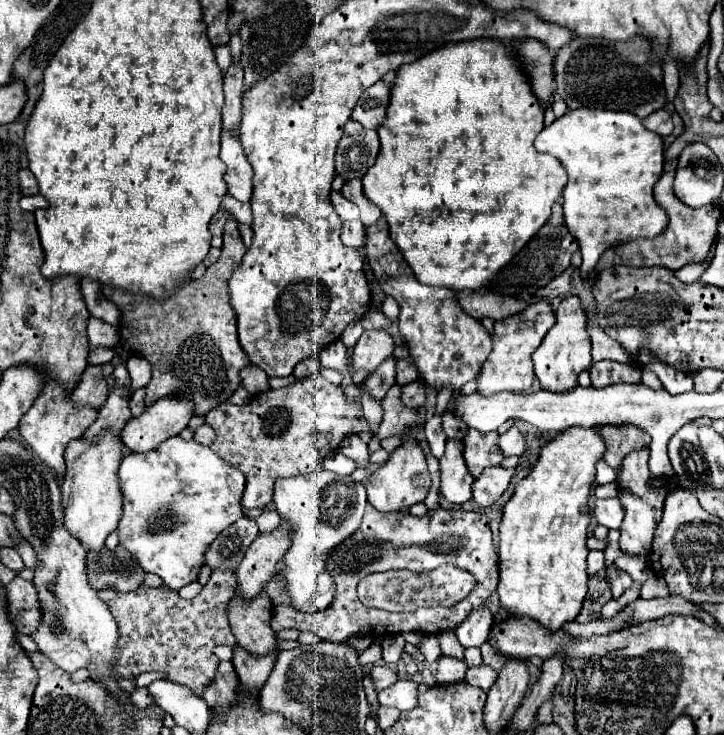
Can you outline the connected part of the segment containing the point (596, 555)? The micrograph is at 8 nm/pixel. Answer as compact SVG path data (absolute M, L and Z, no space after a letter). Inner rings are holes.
M591 551L589 557L587 557L587 571L589 571L589 575L597 575L601 569L605 569L603 551Z

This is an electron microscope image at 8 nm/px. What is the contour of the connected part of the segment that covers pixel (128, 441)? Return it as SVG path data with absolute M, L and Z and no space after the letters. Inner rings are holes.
M161 397L161 401L155 401L151 407L147 407L139 419L133 417L127 421L127 425L121 431L121 439L133 453L147 453L157 449L165 439L179 435L187 427L191 417L193 405L189 405L189 401L179 401L179 397Z

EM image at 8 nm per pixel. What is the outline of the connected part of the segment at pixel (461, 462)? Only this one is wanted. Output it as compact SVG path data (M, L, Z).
M447 439L447 447L441 461L441 493L451 503L465 503L471 499L473 475L465 469L465 459L461 457L461 441Z

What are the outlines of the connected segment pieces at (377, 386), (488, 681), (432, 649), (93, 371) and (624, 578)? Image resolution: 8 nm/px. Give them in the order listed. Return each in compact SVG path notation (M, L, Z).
M387 357L383 365L379 365L367 379L365 379L365 389L371 393L375 399L383 399L387 389L395 383L395 363L397 357Z
M479 665L479 667L469 667L465 681L473 687L479 687L483 691L489 691L493 683L497 681L497 671L493 671L489 665Z
M425 635L423 641L419 643L419 651L423 653L423 657L425 657L427 663L437 661L441 657L441 647L439 647L437 635Z
M105 363L105 365L87 365L85 373L81 375L79 385L73 389L71 399L77 405L93 405L93 407L101 407L109 395L109 381L107 377L113 375L113 365Z
M615 565L607 567L605 571L611 575L611 591L613 591L613 597L621 597L621 595L623 595L623 591L631 587L633 579L629 577L629 573L627 573L627 571L617 569Z

